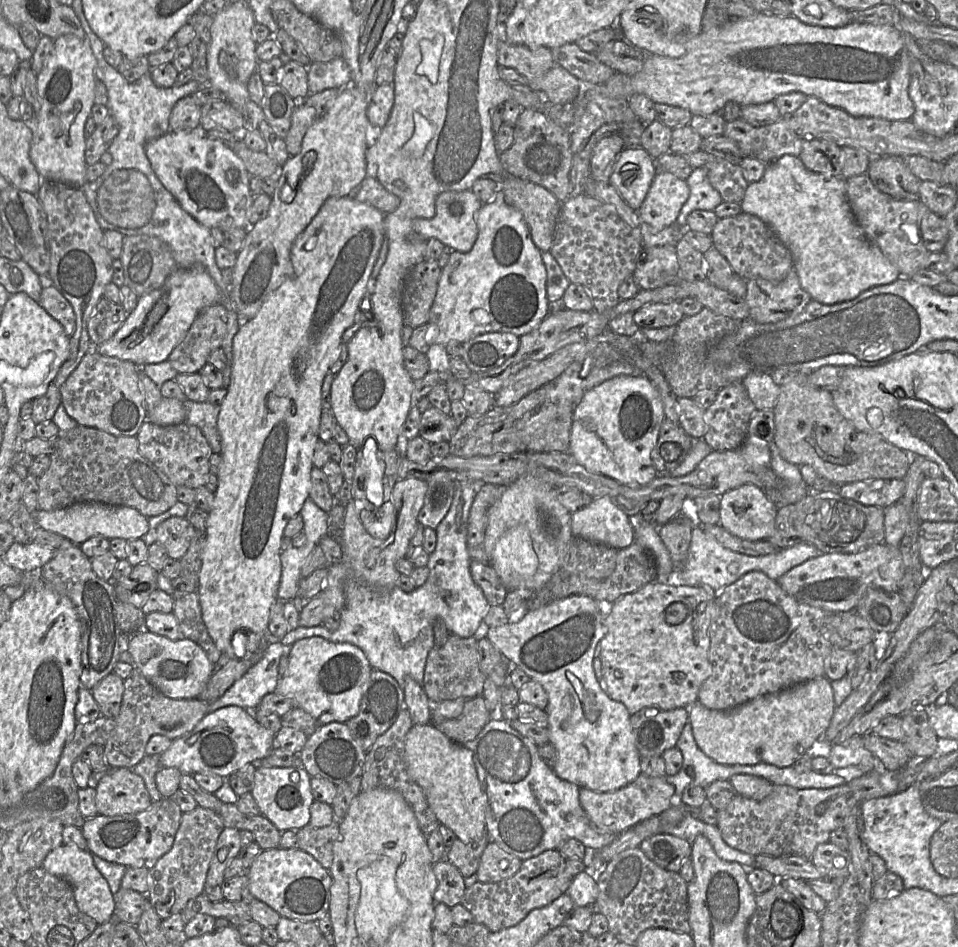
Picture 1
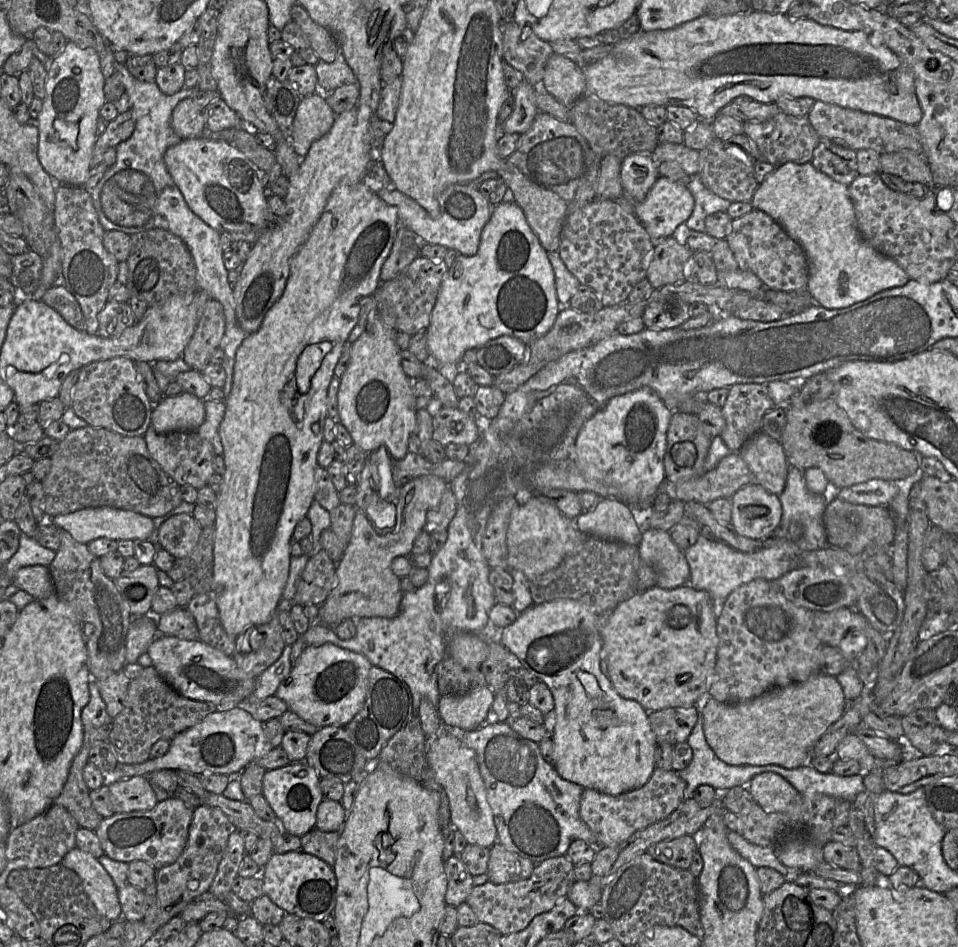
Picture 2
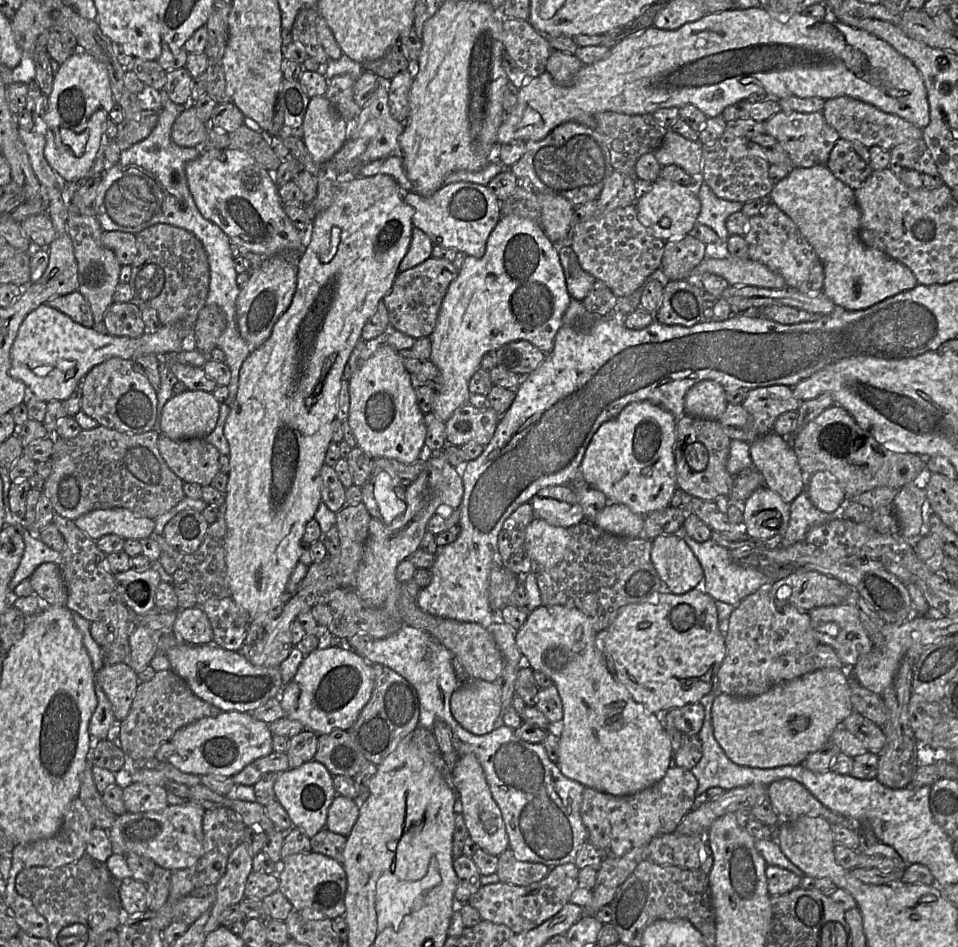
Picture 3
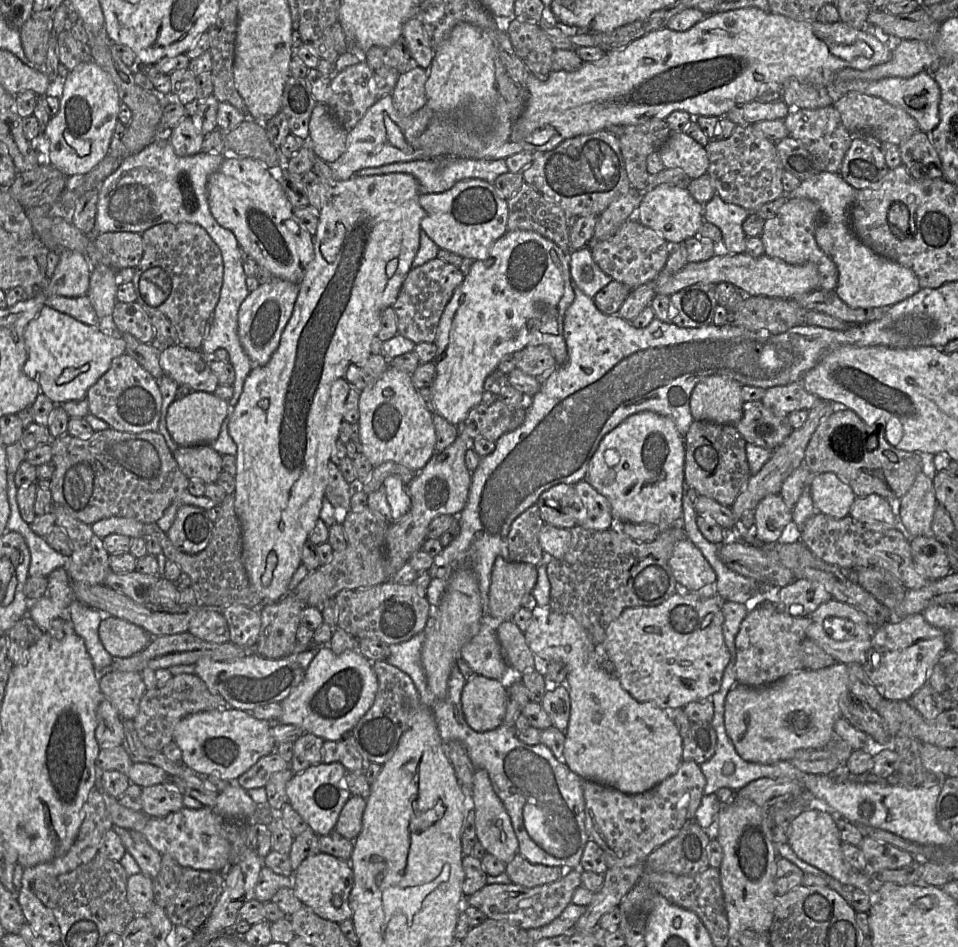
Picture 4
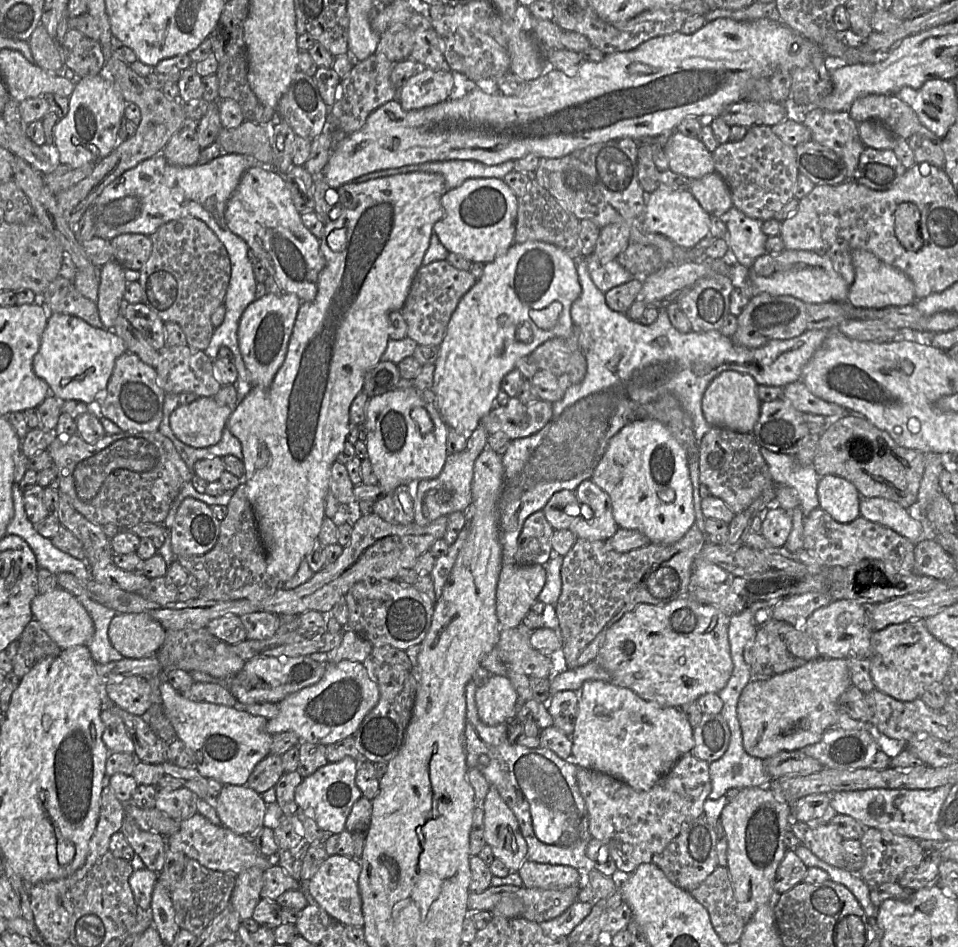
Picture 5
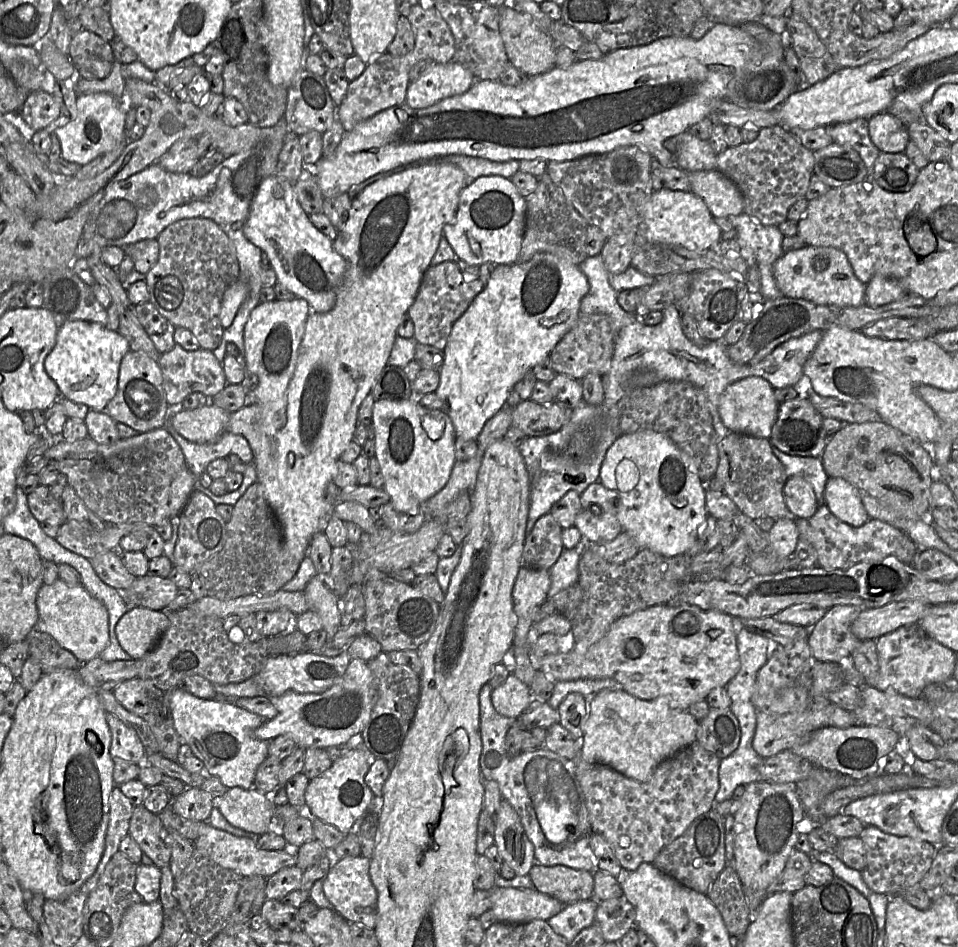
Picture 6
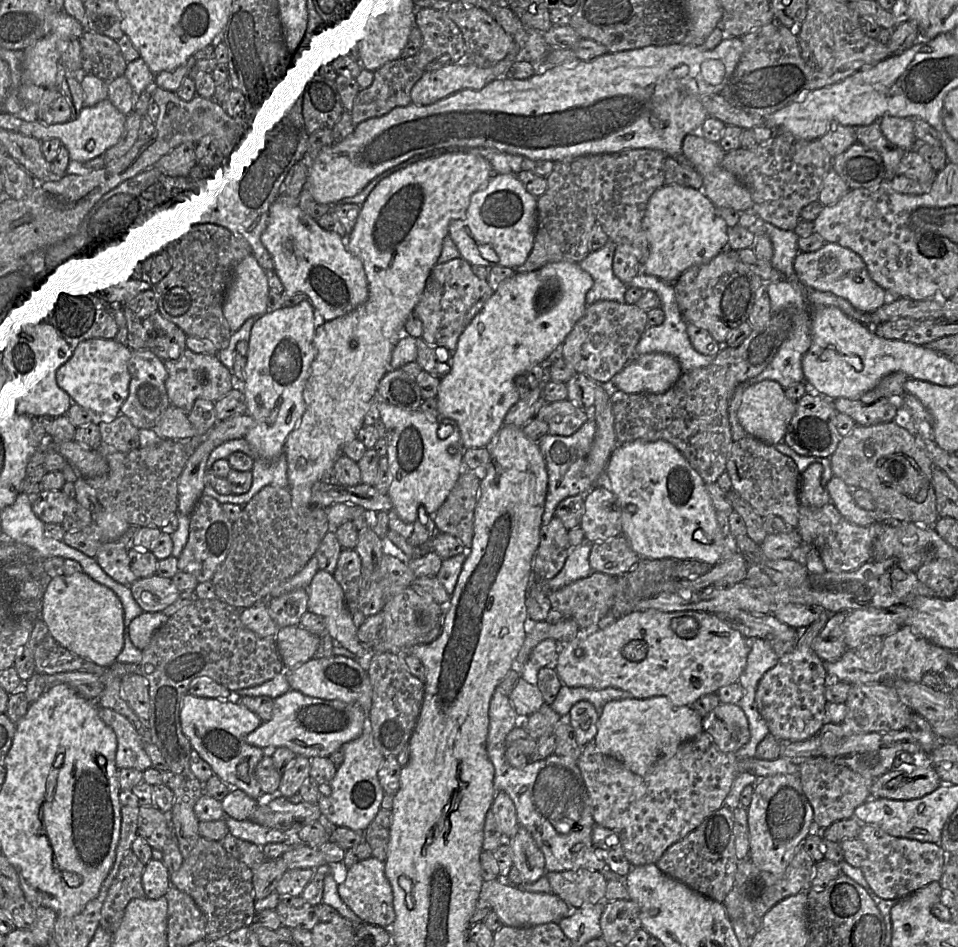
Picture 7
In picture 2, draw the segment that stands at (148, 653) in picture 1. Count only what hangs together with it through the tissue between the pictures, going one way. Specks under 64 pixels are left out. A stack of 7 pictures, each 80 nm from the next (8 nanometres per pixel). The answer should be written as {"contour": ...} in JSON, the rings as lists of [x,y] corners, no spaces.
{"contour":[[[158,635],[146,653],[152,660],[152,667],[180,695],[195,701],[210,702],[217,707],[217,711],[243,705],[255,688],[256,678],[248,677],[238,667],[233,655],[226,655],[200,640]]]}

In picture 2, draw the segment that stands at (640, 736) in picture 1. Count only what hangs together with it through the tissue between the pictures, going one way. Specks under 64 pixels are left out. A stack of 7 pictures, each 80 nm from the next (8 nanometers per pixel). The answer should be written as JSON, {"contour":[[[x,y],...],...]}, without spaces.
{"contour":[[[695,705],[666,708],[648,712],[648,719],[657,744],[667,742],[676,745],[687,741],[697,723],[698,709]]]}

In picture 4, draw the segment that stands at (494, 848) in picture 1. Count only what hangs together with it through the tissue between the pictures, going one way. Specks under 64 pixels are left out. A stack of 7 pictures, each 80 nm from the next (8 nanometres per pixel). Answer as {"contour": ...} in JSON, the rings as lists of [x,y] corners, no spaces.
{"contour":[[[520,854],[506,863],[505,872],[511,882],[527,888],[552,883],[560,879],[565,873],[564,868],[532,864]]]}

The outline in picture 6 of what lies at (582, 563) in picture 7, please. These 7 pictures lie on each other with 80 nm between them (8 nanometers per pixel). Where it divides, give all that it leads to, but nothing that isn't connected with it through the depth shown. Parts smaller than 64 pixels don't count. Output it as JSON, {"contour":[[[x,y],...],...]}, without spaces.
{"contour":[[[586,545],[570,550],[565,549],[556,563],[550,568],[550,588],[547,593],[548,599],[577,583],[579,578],[578,564],[583,546]]]}

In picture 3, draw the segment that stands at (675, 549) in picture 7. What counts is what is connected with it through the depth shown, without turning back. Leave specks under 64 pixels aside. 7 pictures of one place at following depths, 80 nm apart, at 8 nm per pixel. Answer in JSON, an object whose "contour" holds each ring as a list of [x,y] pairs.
{"contour":[[[648,401],[628,404],[593,435],[580,465],[580,477],[600,490],[609,503],[593,524],[610,534],[638,538],[644,516],[670,506],[677,490],[674,444],[676,419],[664,408]]]}

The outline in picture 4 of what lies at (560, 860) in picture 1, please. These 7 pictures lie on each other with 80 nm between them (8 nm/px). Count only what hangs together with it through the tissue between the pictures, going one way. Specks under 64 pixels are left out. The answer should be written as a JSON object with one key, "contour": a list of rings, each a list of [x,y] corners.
{"contour":[[[566,869],[563,876],[555,882],[527,888],[518,884],[487,884],[481,890],[464,898],[464,905],[472,906],[482,911],[487,918],[502,920],[525,930],[548,925],[557,918],[572,902],[575,890],[581,885],[581,869]]]}

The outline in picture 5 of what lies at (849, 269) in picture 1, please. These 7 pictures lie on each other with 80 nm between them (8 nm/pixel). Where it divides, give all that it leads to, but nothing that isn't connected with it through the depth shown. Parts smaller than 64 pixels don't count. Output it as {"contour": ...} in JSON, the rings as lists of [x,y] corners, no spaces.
{"contour":[[[863,249],[852,252],[852,264],[855,277],[849,287],[846,301],[849,305],[863,309],[885,309],[903,307],[915,302],[914,284],[901,270],[882,262],[874,254]]]}

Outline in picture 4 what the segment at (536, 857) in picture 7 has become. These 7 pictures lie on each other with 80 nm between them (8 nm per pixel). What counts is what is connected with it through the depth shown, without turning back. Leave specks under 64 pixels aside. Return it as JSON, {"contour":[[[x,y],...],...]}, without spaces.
{"contour":[[[476,768],[471,794],[474,804],[475,828],[478,842],[487,853],[497,857],[504,863],[509,863],[519,854],[519,843],[512,826],[511,818],[503,802],[495,793],[486,770]]]}

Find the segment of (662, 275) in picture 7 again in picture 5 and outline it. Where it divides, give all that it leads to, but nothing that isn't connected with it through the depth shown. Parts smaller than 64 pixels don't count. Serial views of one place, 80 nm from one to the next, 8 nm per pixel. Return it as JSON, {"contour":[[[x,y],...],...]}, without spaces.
{"contour":[[[660,188],[647,194],[643,226],[650,233],[660,234],[683,249],[693,249],[709,237],[710,214],[689,190]]]}

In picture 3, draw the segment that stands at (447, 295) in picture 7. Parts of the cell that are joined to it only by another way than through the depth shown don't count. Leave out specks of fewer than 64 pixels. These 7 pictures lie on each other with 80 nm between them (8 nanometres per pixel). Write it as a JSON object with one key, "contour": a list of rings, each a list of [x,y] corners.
{"contour":[[[433,257],[409,270],[399,272],[390,292],[382,299],[389,313],[390,329],[414,339],[430,337],[449,285],[457,275],[458,271],[451,262]]]}

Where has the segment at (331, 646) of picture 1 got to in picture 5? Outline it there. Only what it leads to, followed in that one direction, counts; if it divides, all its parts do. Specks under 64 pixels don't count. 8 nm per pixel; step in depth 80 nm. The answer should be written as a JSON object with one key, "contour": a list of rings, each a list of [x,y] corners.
{"contour":[[[353,660],[328,663],[323,677],[316,684],[292,693],[278,703],[279,712],[267,721],[265,729],[271,735],[292,731],[301,742],[327,746],[353,736],[378,700],[379,686],[368,664]]]}

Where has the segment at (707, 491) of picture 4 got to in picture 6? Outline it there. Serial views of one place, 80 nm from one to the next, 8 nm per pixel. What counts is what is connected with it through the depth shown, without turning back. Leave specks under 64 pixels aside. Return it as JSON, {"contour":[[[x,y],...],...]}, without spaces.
{"contour":[[[729,431],[718,443],[719,462],[714,478],[721,481],[725,493],[738,510],[754,519],[795,519],[785,504],[783,488],[789,478],[773,453],[768,439]]]}

